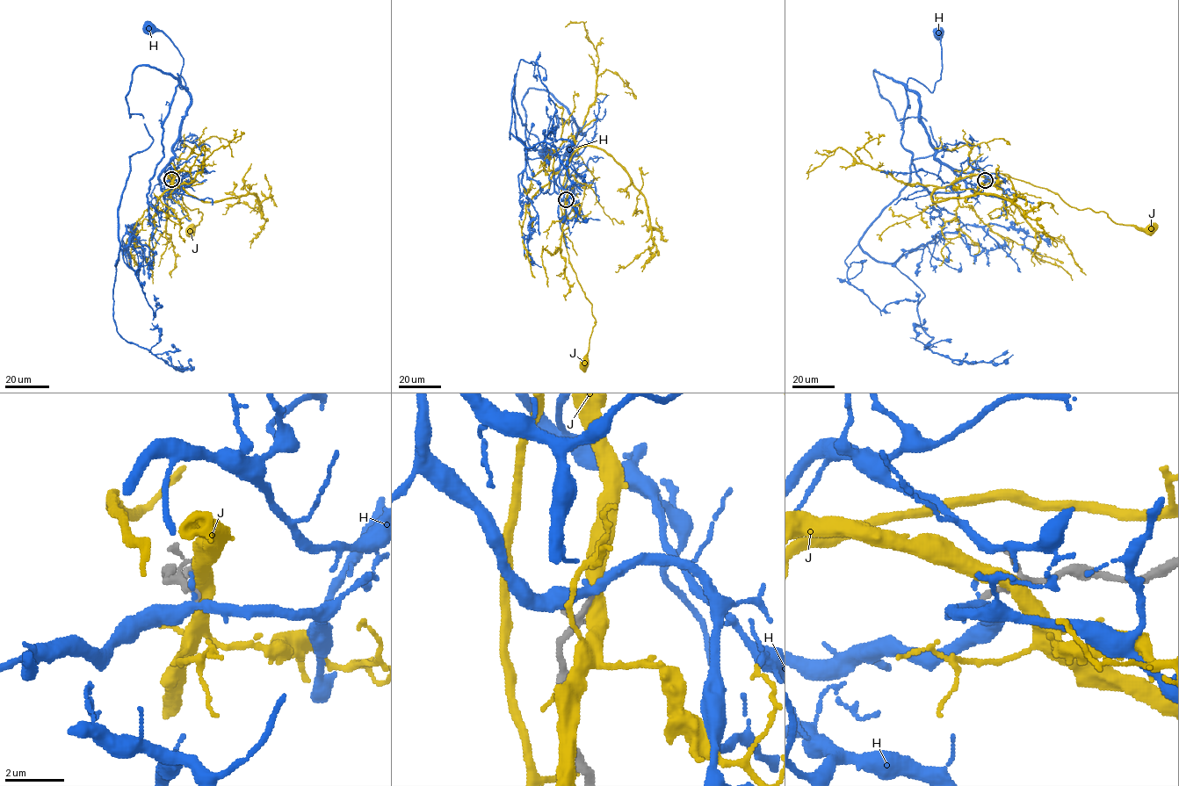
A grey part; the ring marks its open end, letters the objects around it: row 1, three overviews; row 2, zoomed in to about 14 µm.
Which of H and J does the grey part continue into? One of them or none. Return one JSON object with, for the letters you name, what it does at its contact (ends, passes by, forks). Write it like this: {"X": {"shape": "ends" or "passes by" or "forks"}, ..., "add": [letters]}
{"add": []}

